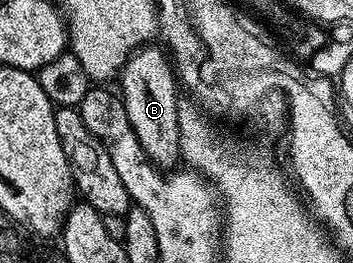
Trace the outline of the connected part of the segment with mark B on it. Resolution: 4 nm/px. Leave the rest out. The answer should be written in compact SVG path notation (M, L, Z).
M148 44L135 51L118 75L118 89L121 91L123 107L129 116L129 124L133 132L137 132L137 140L141 148L145 148L145 156L166 172L180 165L179 152L179 111L181 101L175 91L177 74L169 61L168 55L158 50L158 45Z

